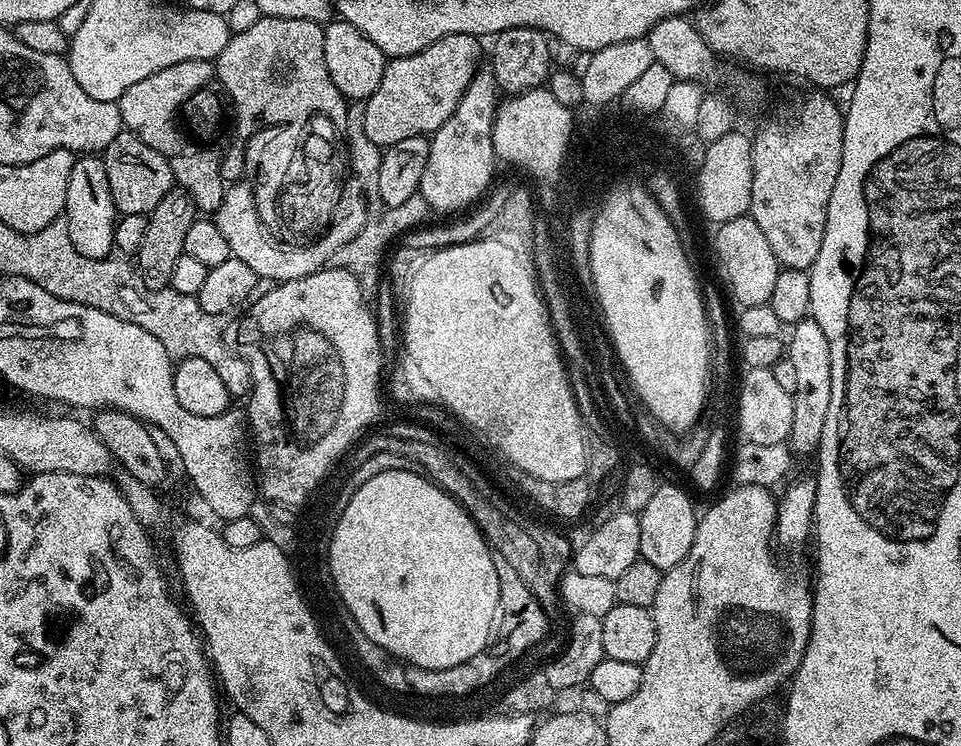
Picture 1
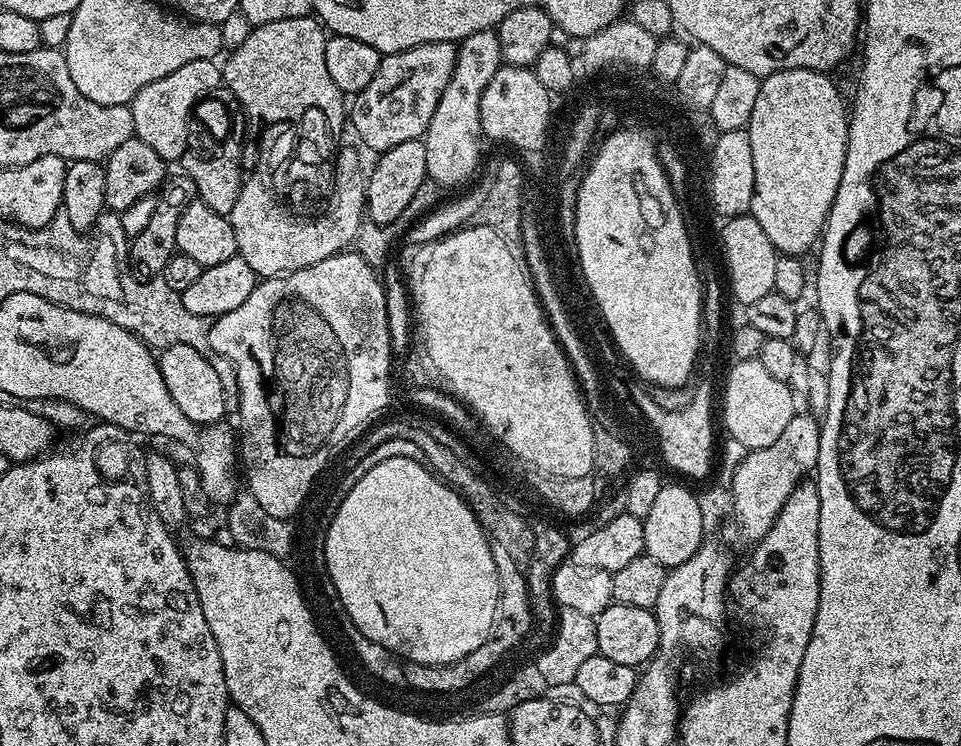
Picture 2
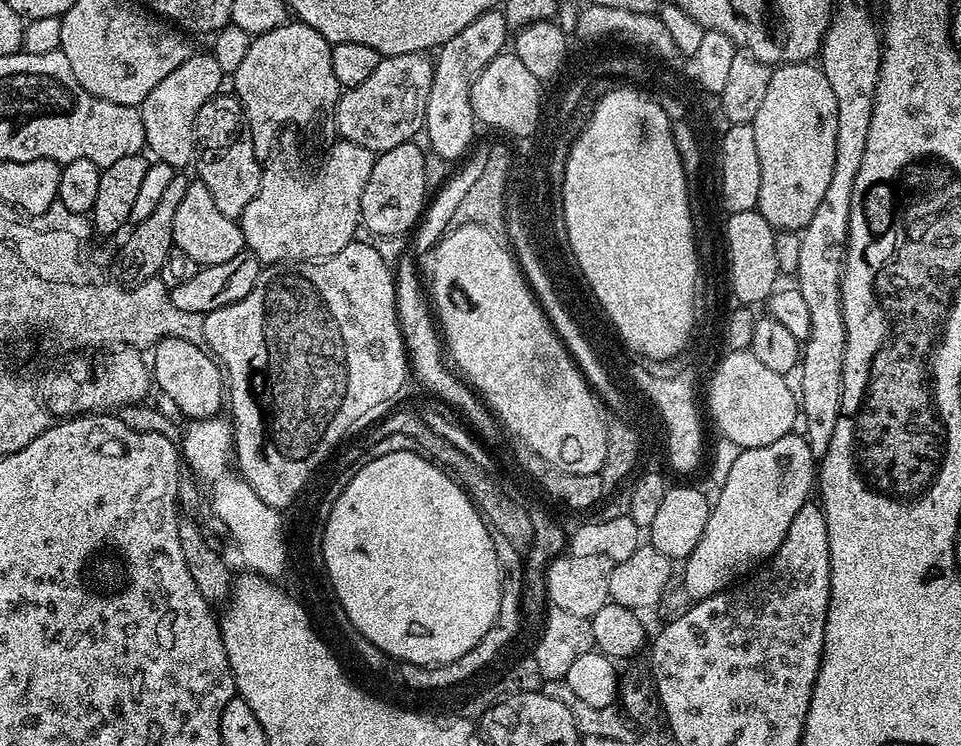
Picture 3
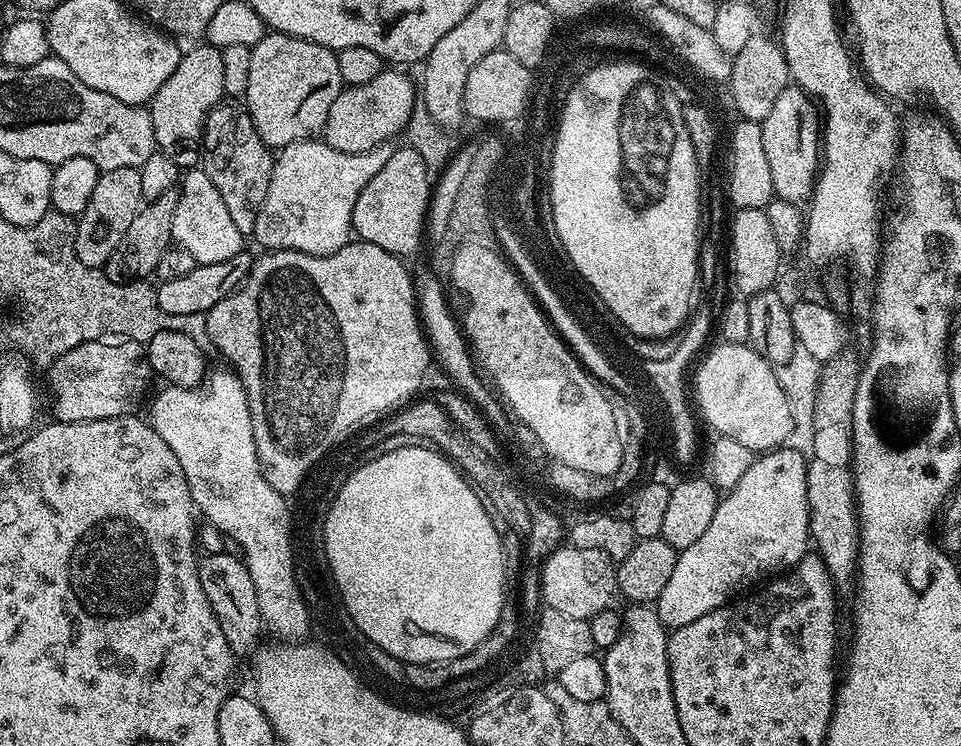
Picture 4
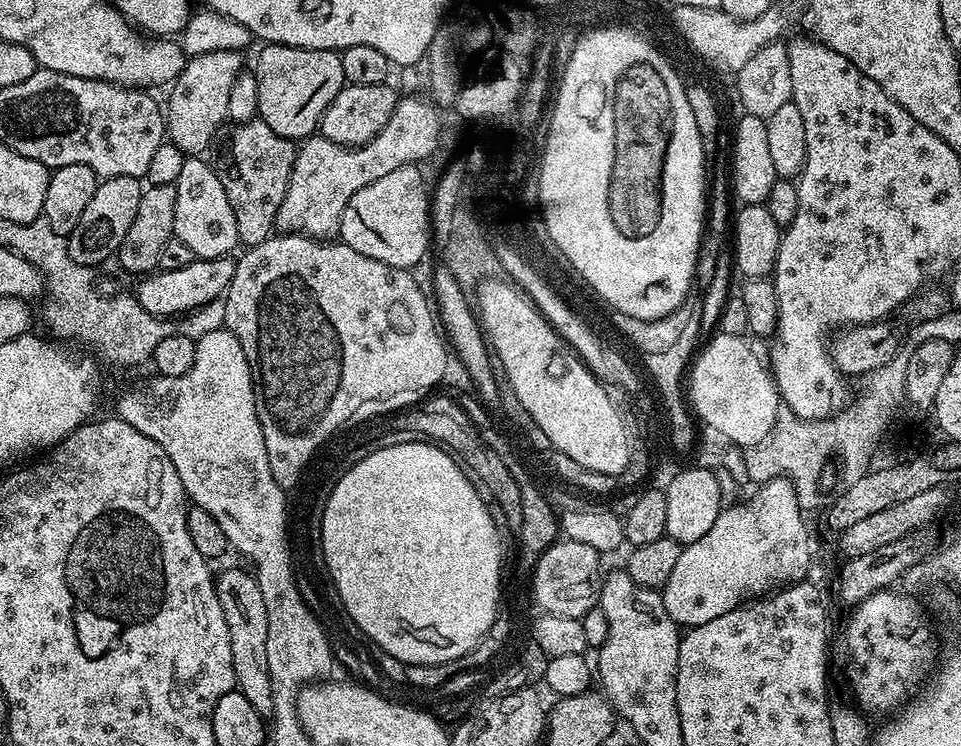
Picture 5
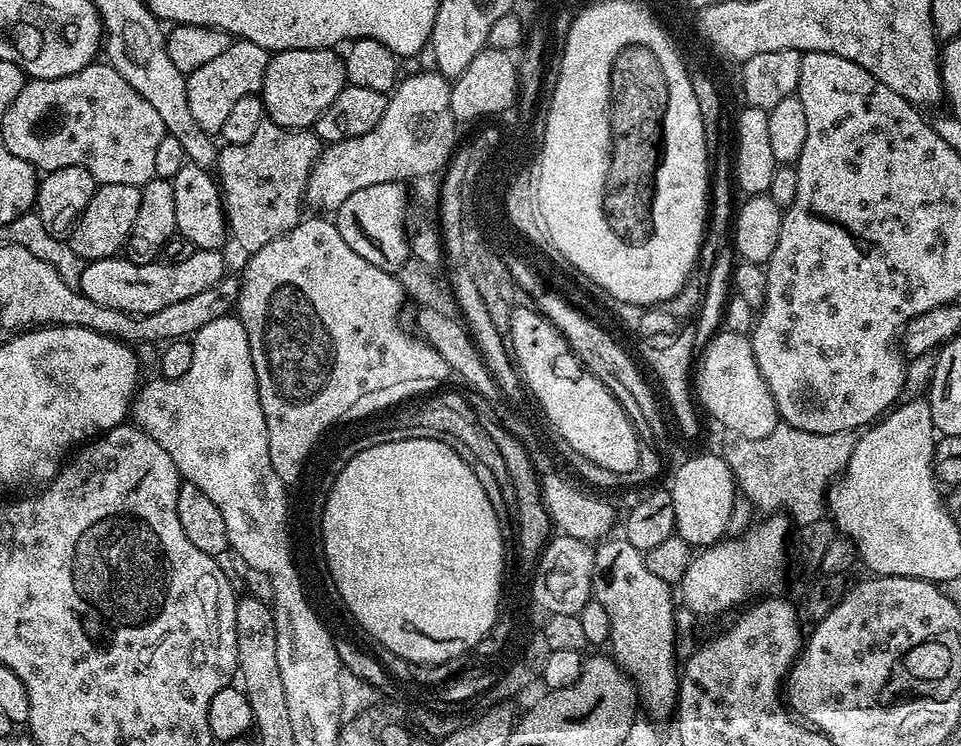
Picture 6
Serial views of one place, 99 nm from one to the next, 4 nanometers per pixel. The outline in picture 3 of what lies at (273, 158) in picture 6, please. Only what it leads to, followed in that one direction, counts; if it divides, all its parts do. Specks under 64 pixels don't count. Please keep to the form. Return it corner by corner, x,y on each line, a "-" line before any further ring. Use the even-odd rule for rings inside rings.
217,95
211,104
204,108
203,115
208,116
212,123
212,132
203,133
202,140
208,145
201,147
194,156
194,169
198,175
199,183
210,190
214,203
226,218
239,221
242,210
250,206
250,198
258,194
260,174
262,171
261,157
254,154
254,142
250,134
248,121
242,115
242,109
235,95

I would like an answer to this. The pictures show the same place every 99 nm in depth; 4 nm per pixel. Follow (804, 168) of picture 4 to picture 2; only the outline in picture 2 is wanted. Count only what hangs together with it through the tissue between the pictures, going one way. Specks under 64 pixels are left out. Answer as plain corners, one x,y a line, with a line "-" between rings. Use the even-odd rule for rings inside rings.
778,70
763,77
746,129
754,157
754,198
750,214
758,226
762,226
777,253
786,256
803,257
804,252
811,248
813,251
814,245
821,239
828,212
838,194
838,182
842,182
850,112
832,78
827,72
814,70

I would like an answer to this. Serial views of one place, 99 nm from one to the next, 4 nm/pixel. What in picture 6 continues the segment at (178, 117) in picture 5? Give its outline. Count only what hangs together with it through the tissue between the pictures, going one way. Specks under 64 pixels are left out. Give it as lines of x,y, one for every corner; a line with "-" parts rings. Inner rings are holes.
236,38
229,48
218,54
218,58
187,73
186,95
194,122
198,122
202,130
219,134
231,108
239,99
257,95
263,89
269,55
268,49
249,40

